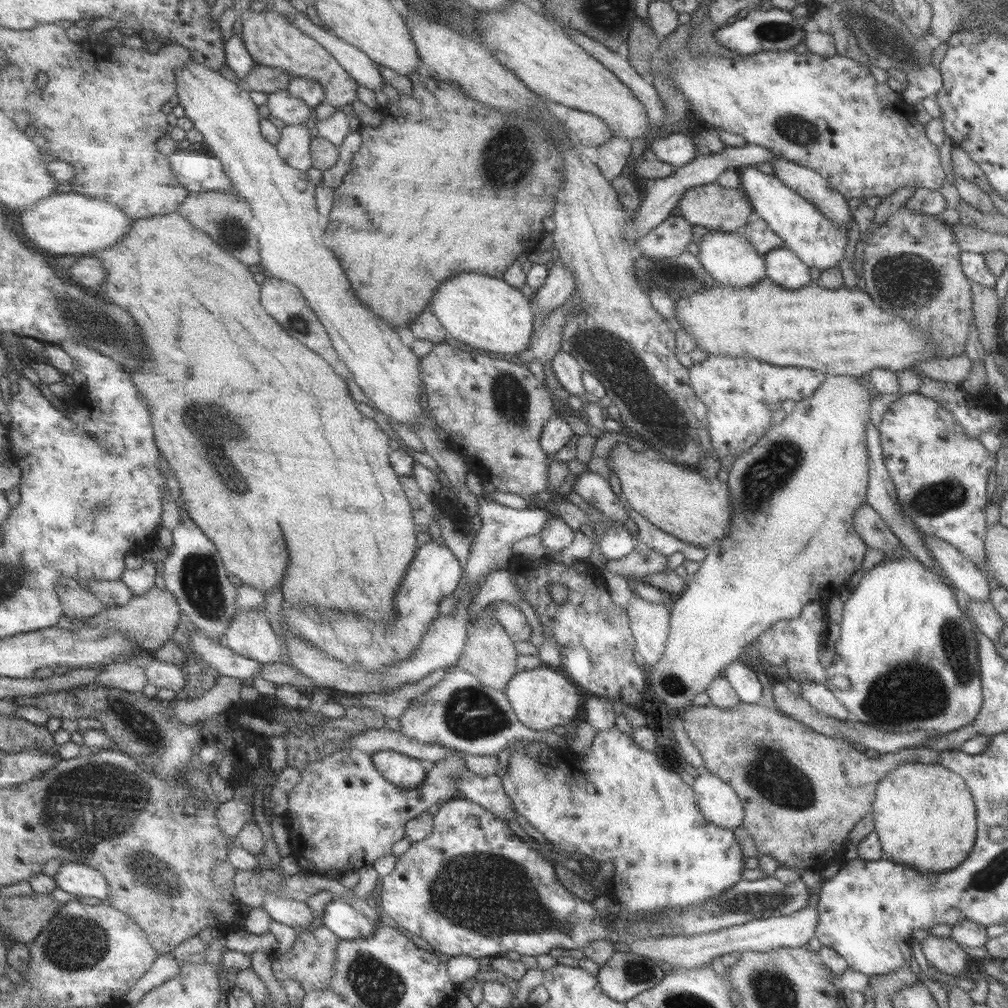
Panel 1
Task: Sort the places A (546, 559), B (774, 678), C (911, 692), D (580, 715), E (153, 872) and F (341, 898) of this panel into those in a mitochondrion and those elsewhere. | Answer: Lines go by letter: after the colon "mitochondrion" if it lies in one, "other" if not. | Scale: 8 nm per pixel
A: other
B: other
C: mitochondrion
D: other
E: mitochondrion
F: other

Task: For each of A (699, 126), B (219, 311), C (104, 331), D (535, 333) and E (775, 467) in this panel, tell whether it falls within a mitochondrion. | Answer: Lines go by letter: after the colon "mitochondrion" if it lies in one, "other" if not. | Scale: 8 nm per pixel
A: other
B: other
C: mitochondrion
D: other
E: mitochondrion

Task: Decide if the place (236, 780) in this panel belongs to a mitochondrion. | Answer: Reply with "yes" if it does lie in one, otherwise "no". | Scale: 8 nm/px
no

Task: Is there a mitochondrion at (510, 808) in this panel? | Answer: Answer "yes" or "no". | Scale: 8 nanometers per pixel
no

